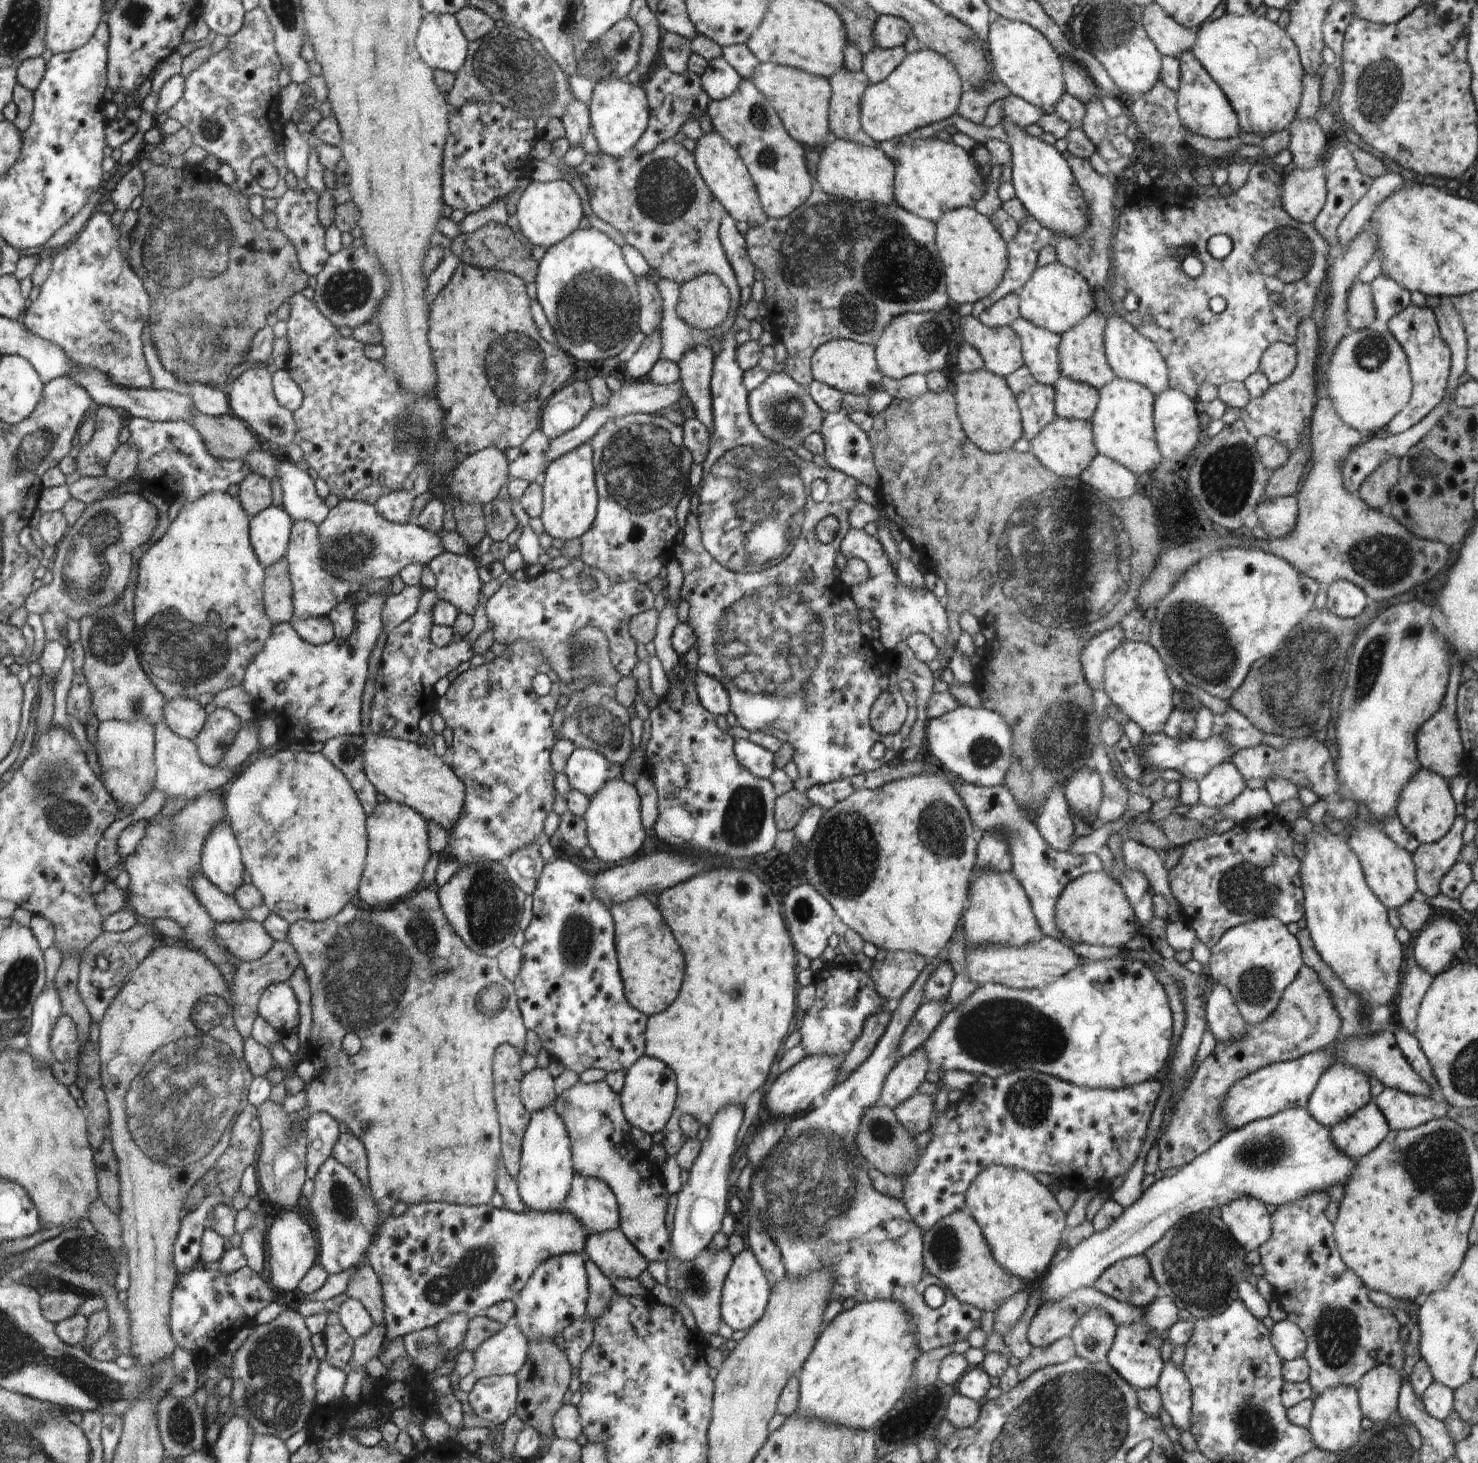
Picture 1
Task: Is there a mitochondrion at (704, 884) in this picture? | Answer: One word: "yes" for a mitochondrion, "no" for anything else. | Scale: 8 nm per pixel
no

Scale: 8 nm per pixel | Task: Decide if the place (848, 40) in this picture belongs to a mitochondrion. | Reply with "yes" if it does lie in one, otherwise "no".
no

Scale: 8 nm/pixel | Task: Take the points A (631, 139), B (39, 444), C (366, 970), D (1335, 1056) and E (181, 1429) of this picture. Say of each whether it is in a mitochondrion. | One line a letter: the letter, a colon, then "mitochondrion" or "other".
A: other
B: mitochondrion
C: mitochondrion
D: other
E: mitochondrion

